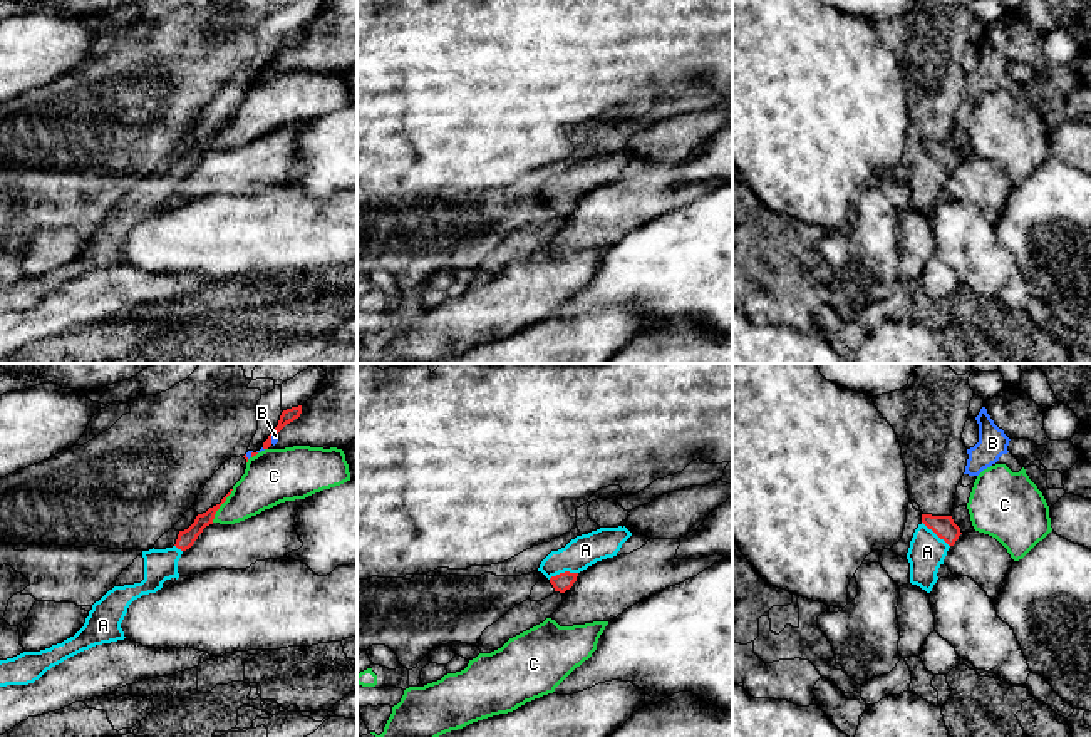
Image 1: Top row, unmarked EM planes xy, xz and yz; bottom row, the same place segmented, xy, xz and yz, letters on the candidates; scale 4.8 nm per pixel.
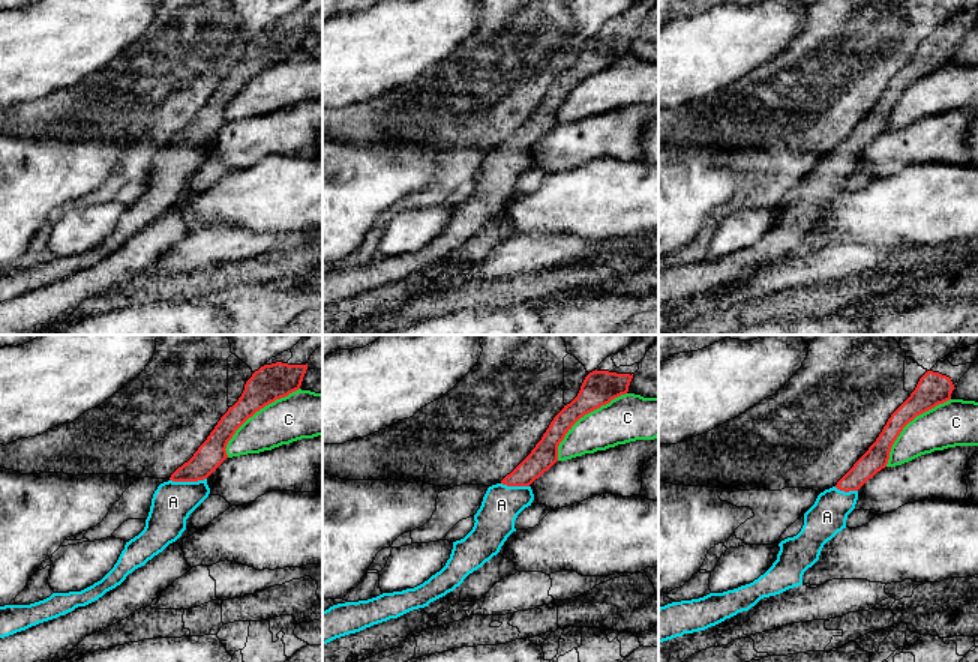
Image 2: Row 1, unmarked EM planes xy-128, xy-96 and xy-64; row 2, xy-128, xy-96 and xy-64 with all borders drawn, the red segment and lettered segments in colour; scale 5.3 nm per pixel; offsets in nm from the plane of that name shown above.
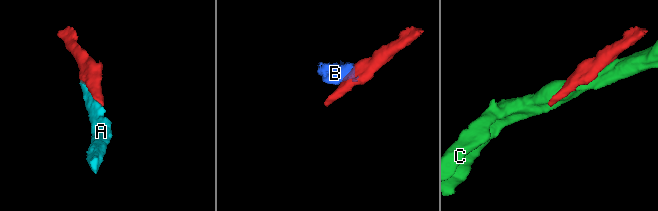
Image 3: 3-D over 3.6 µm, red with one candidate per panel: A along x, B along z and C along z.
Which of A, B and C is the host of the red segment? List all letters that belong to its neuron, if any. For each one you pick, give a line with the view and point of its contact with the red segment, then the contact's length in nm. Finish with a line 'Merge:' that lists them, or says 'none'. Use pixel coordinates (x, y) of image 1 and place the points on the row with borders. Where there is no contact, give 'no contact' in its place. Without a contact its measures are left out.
A: meets red in xz at (562, 573); contact 150 nm long
Merge: A

